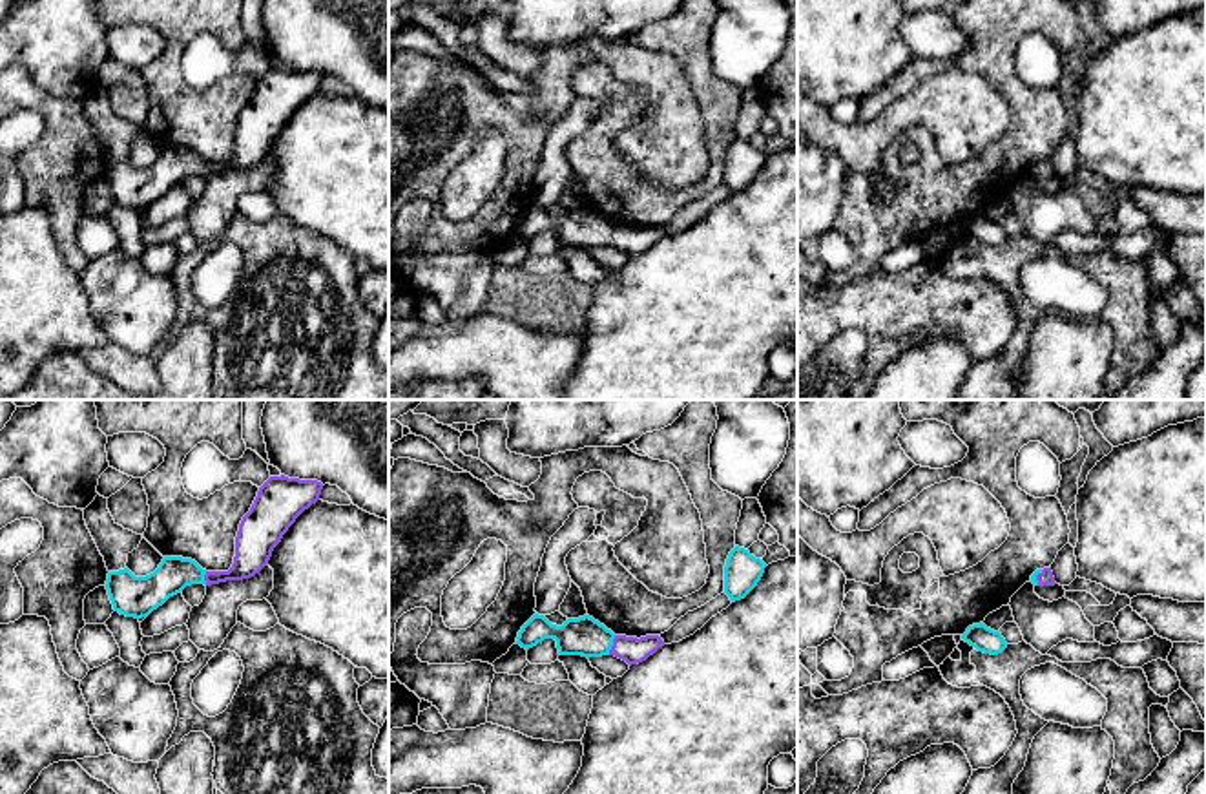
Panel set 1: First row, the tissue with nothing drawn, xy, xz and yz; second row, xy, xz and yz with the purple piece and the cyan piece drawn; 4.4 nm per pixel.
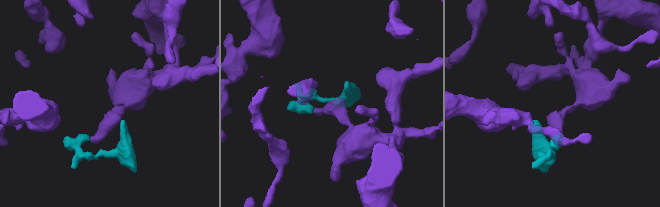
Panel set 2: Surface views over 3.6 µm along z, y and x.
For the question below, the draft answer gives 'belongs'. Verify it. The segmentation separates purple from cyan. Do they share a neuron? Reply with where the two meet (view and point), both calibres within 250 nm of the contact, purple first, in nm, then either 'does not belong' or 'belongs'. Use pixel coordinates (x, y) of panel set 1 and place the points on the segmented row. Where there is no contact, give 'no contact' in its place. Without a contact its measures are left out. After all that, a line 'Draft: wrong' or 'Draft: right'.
xz (613, 645) | 120/170 nm | belongs
Draft: right

